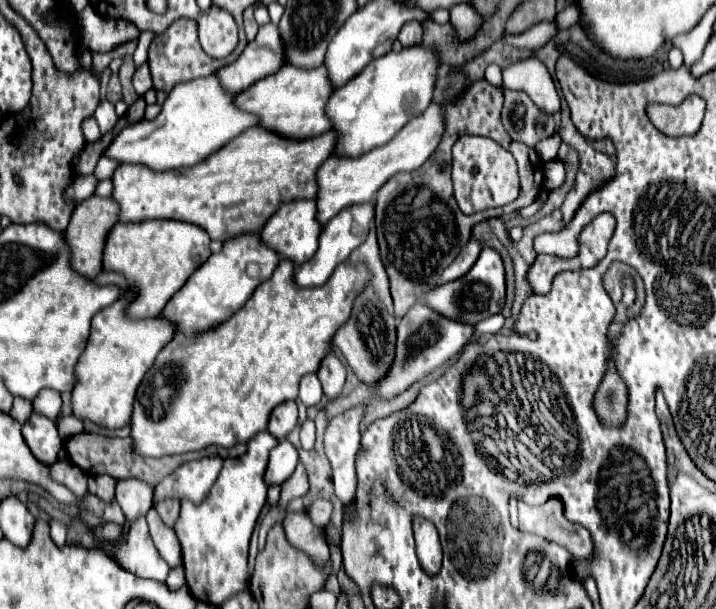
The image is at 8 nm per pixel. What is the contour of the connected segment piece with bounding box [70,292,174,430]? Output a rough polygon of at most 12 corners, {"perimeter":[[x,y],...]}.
{"perimeter":[[130,292],[92,320],[72,414],[118,430],[174,326],[128,320]]}

